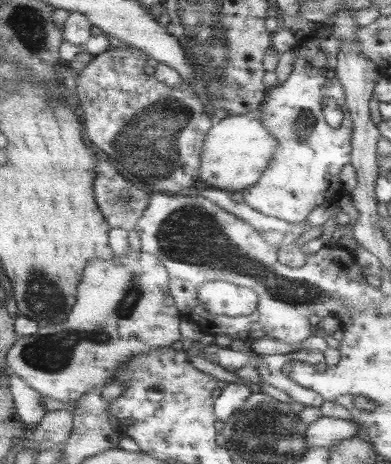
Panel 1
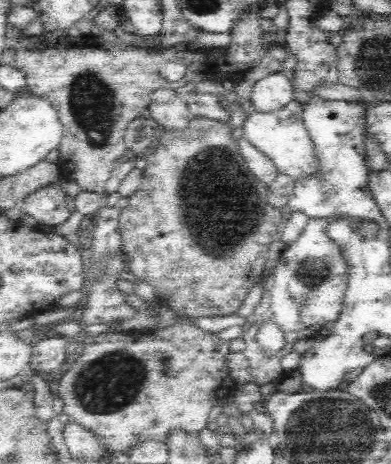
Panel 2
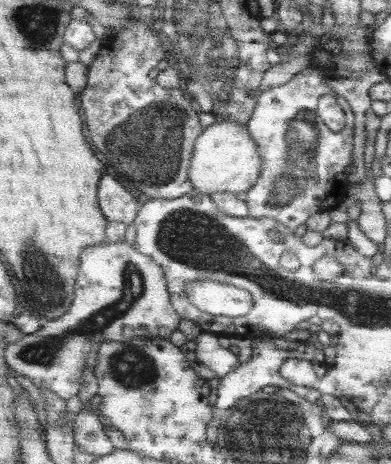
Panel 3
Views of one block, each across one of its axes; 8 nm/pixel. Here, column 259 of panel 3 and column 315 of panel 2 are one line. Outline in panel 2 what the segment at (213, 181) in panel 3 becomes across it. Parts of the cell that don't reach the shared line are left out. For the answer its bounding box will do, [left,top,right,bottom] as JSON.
[242,98,318,180]

